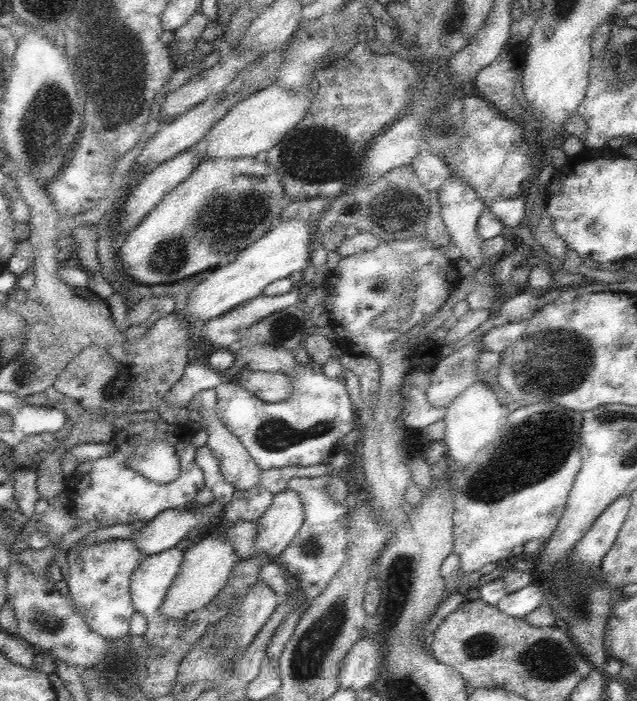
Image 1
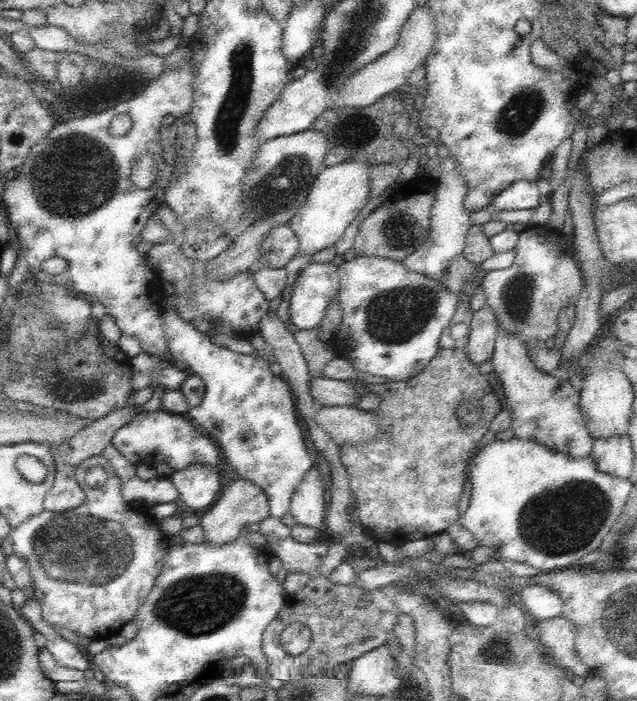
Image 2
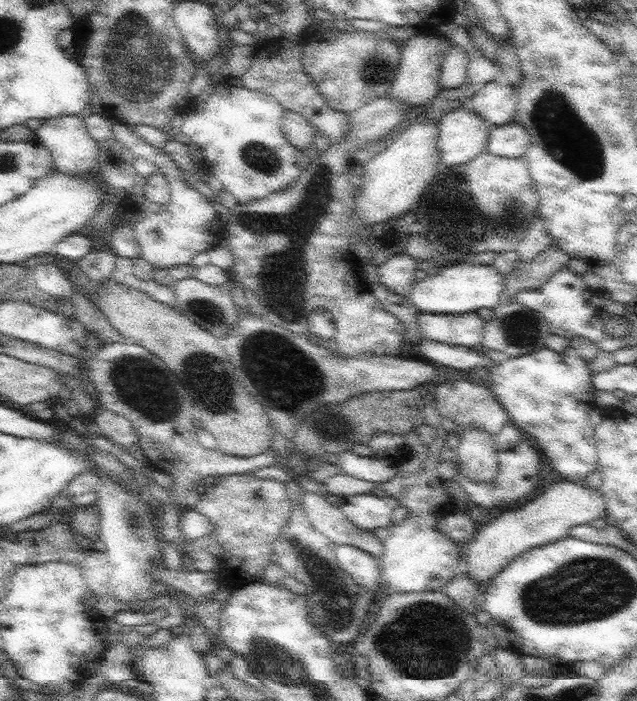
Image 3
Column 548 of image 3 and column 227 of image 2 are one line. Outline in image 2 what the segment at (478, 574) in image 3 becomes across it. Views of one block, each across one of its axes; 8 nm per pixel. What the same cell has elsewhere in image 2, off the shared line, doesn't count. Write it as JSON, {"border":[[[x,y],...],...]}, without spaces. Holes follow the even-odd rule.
{"border":[[[236,480],[222,490],[222,496],[206,512],[202,512],[202,520],[198,520],[198,522],[204,528],[204,542],[210,546],[222,546],[228,542],[230,544],[236,542],[238,534],[244,528],[250,528],[256,522],[260,524],[268,516],[270,516],[268,496],[256,484],[252,484],[248,480]]]}

